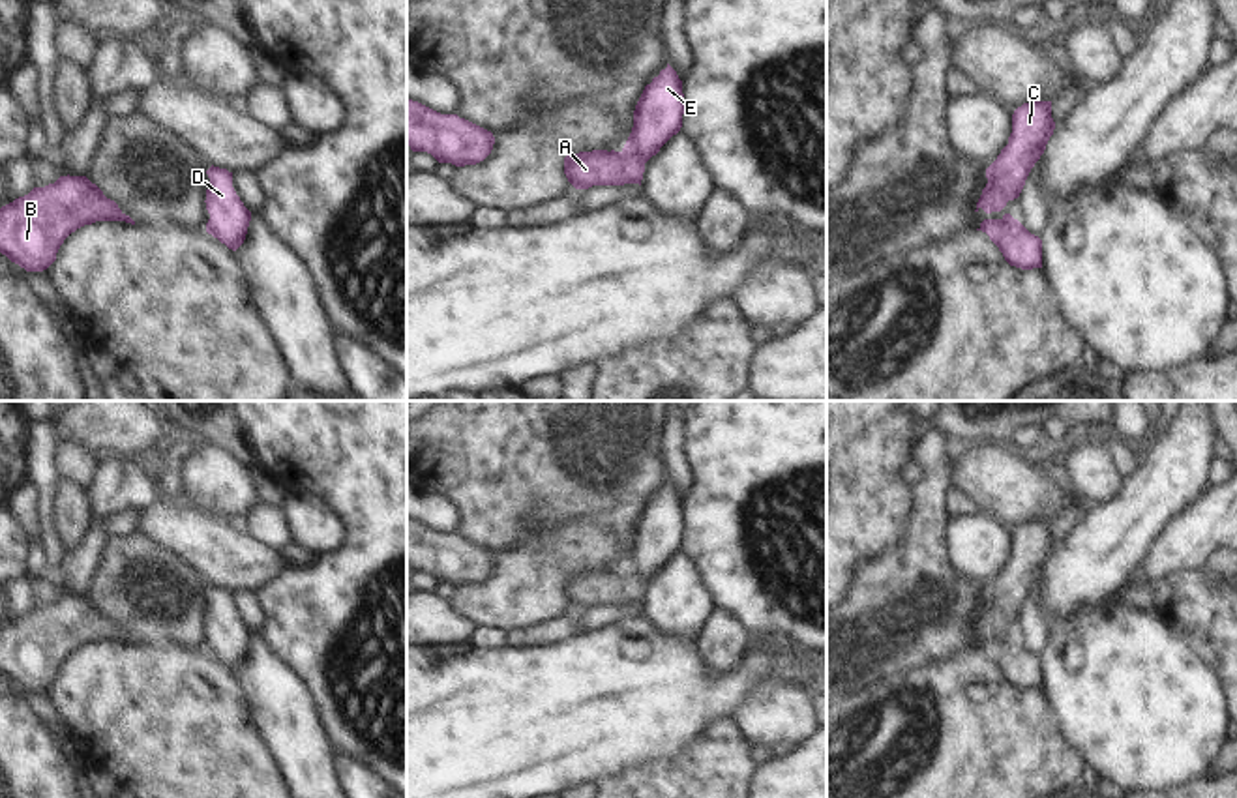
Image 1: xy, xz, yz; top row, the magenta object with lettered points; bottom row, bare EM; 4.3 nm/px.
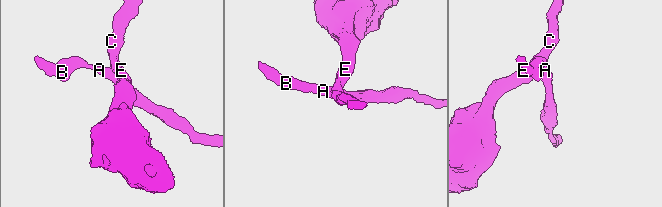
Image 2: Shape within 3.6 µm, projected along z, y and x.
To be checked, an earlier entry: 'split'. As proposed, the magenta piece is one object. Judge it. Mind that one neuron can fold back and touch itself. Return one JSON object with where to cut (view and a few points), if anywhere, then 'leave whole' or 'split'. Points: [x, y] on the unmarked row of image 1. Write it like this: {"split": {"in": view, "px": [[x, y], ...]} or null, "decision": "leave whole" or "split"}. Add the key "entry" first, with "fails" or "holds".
{"entry": "holds", "split": {"in": "yz", "px": [[1016, 639], [994, 643], [986, 652]]}, "decision": "split"}

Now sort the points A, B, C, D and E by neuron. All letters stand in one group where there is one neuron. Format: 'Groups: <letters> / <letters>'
Groups: A B / C D E.

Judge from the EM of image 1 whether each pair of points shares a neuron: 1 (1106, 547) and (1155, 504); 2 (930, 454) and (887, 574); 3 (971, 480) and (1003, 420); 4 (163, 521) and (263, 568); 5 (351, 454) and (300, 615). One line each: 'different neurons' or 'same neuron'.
1: same neuron
2: same neuron
3: different neurons
4: same neuron
5: same neuron

